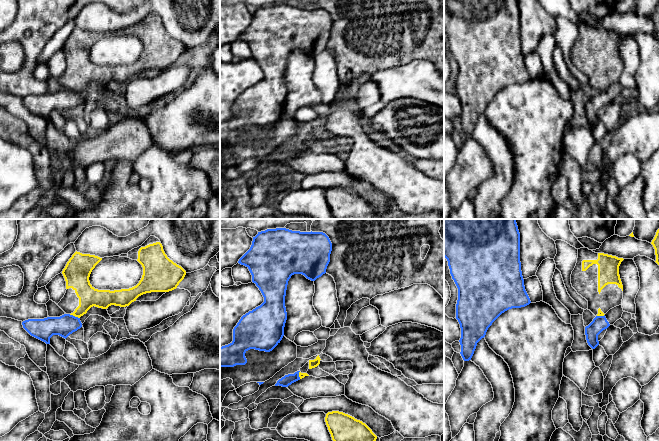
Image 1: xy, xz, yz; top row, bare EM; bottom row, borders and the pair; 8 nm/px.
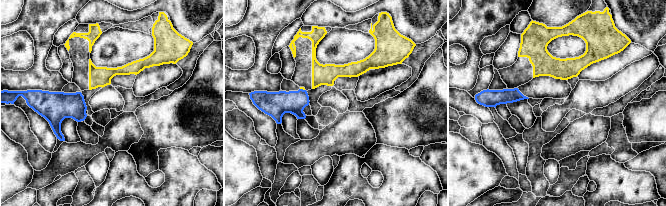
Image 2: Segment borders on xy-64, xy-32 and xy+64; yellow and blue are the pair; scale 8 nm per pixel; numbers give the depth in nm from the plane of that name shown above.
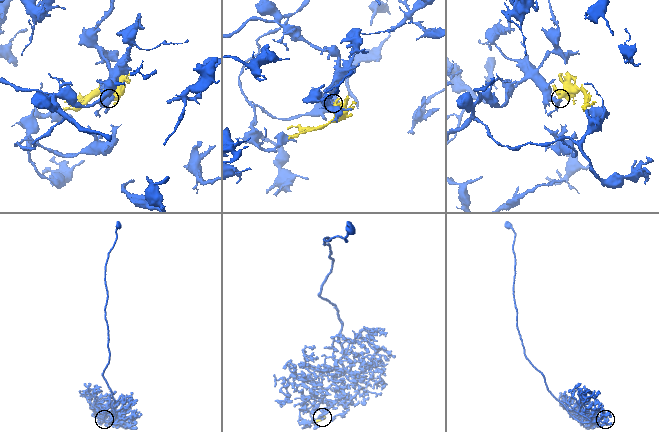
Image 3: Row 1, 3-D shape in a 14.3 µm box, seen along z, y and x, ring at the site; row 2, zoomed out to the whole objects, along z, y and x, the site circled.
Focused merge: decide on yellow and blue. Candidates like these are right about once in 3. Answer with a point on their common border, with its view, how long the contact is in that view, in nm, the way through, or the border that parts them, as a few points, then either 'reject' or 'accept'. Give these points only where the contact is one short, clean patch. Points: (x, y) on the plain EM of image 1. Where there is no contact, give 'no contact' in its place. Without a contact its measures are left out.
contact xy (74, 91); length 90 nm; border xy (69, 90), (79, 94); reject

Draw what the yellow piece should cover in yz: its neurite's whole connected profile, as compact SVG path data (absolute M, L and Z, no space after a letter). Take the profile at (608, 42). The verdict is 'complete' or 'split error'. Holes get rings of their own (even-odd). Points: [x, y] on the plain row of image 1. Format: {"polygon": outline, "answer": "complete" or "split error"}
{"polygon": "M578 25L577 39L571 50L572 63L588 77L588 86L604 92L610 85L622 81L623 61L619 42L623 34Z", "answer": "split error"}

